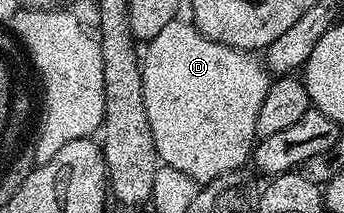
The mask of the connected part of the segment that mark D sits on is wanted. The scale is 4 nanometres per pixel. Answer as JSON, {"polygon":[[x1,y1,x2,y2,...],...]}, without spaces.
{"polygon":[[177,18,173,22,169,22,169,24,157,34,156,38,146,43,145,48,147,48,147,50,145,54,143,52,141,58,142,96,144,98,147,120,152,132,158,159,166,166,171,166,177,168,177,170,181,170,181,172,185,172,185,174,196,180,197,183,204,184,213,180,215,177,219,177,219,175,223,175,223,173,240,169,245,164,244,161,246,158,248,161,257,138,255,135,257,113,261,110,261,104,265,100,265,94,268,93,271,74,266,68,264,61,260,57,259,59,255,57,258,55,246,49,233,48,227,44,217,43,216,40,201,35,195,28,194,23,187,20,183,22,182,20,181,18]]}

